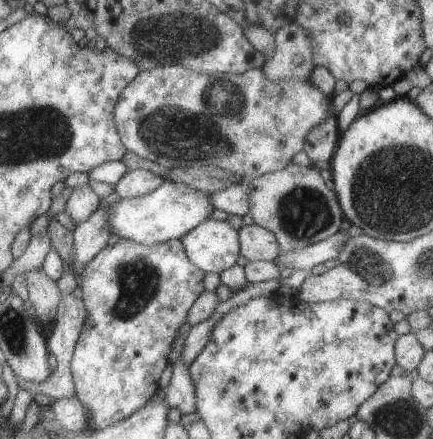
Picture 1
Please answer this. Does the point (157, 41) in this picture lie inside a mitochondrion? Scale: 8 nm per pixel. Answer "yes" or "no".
yes

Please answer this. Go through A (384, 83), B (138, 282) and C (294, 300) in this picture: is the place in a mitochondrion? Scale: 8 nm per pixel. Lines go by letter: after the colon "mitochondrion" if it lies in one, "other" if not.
A: other
B: mitochondrion
C: other

